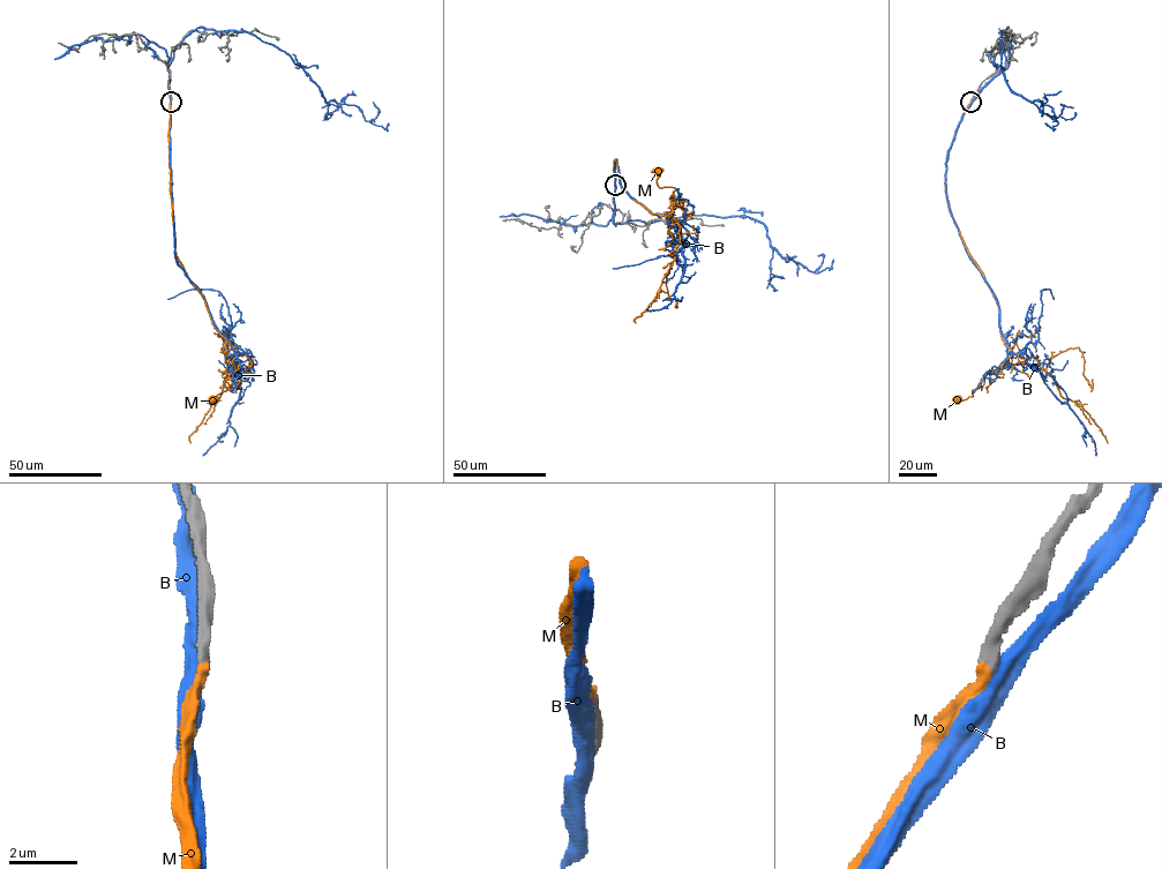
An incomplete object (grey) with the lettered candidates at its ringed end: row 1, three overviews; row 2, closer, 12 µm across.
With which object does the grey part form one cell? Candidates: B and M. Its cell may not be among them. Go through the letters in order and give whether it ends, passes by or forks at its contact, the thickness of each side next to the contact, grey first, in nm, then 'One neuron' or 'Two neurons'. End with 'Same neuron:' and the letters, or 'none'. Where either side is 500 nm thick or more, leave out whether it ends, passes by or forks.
B: Thickness 380 nm (grey) against 500 nm. Two neurons
M: It ends there. Thickness 360 nm (grey) against 320 nm. One neuron
Same neuron: M

